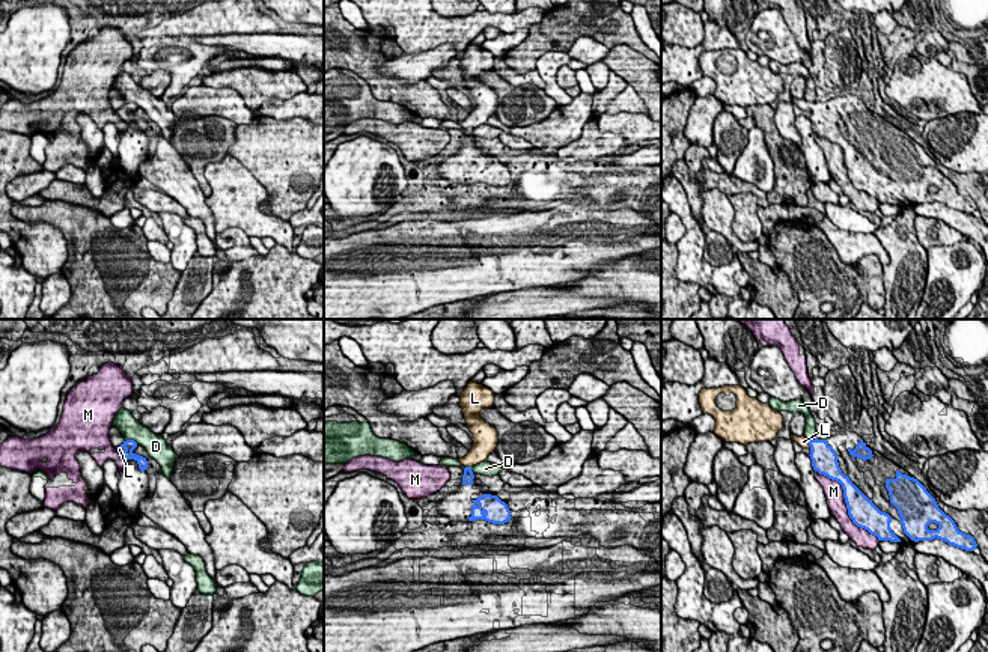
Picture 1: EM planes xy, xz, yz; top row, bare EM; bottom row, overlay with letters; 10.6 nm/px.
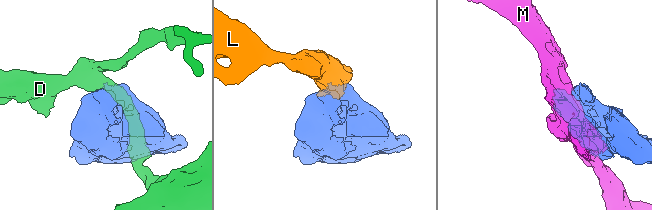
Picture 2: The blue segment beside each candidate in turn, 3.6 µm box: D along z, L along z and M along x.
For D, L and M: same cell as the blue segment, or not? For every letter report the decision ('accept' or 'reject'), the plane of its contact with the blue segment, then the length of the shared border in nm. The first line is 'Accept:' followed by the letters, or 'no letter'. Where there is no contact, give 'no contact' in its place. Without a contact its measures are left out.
Accept: L
D: reject; contact in xy; length 150 nm
L: accept; contact in yz; length 100 nm
M: reject; contact in yz; length 1000 nm

